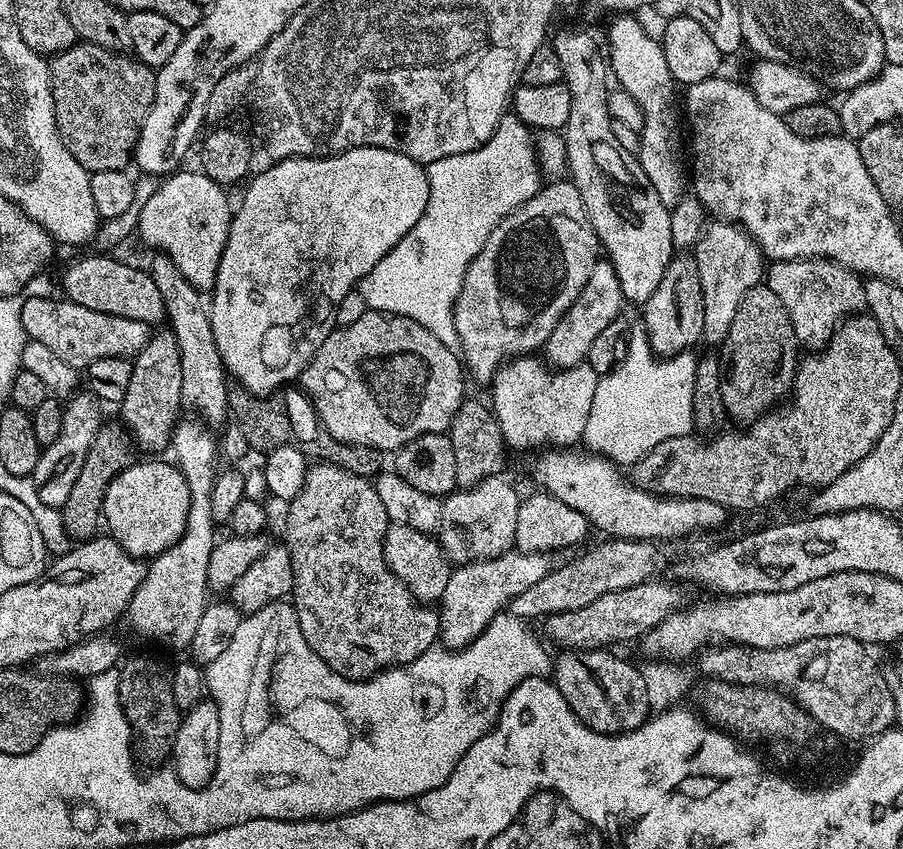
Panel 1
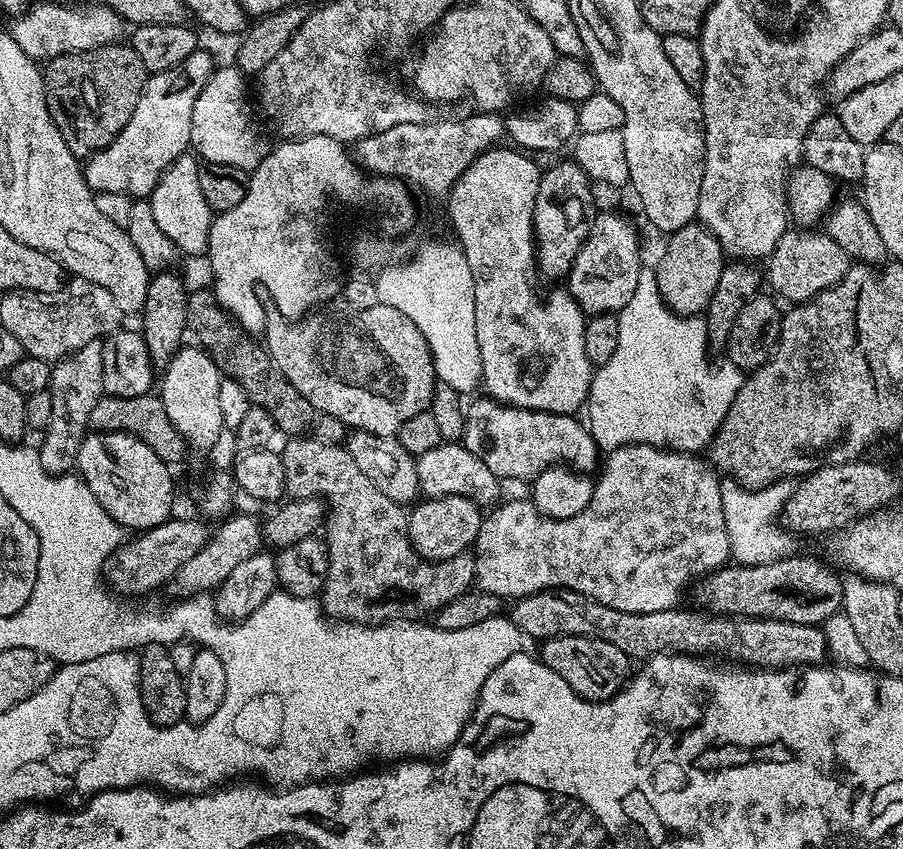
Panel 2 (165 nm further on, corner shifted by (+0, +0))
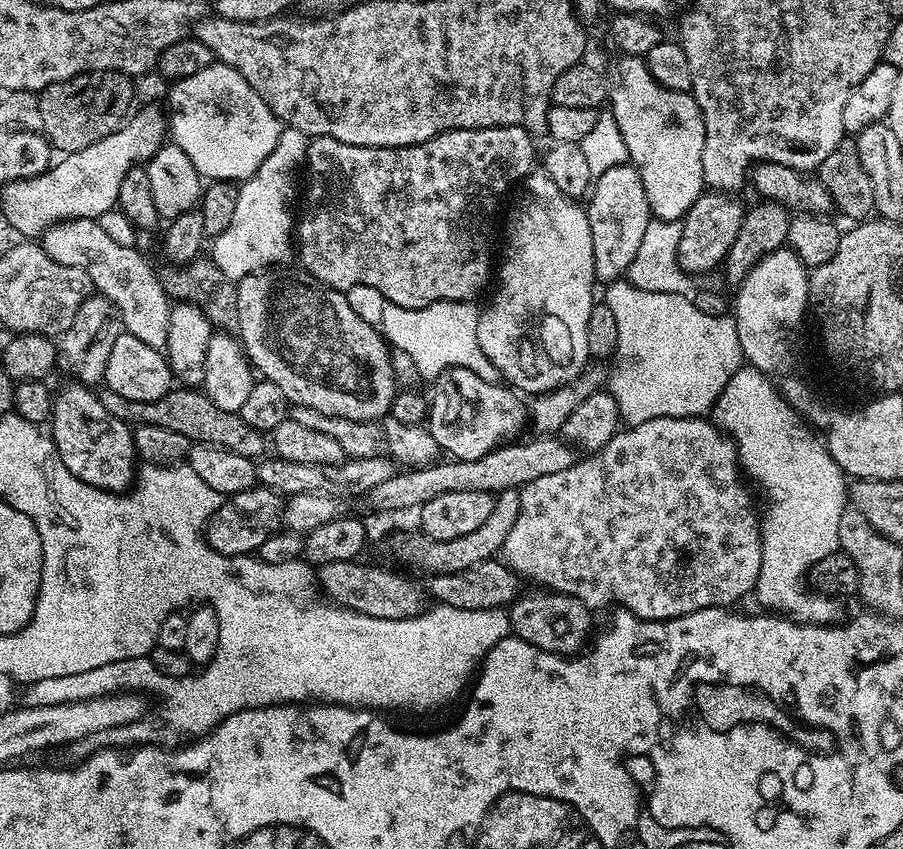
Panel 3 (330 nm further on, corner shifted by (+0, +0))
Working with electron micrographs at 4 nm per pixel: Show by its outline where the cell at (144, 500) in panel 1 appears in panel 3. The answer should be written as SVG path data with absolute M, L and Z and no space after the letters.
M68 382L61 392L55 393L50 421L52 444L66 470L70 470L70 474L83 484L107 492L131 489L138 471L136 443L132 434L133 429L125 421L114 418L114 414L102 406L99 395L89 385Z

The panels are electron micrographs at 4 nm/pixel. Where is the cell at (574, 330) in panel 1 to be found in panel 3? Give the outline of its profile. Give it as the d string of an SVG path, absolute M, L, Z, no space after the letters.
M631 162L611 166L610 170L597 177L586 200L586 211L590 222L590 238L594 238L597 281L621 279L627 273L630 262L634 262L638 246L642 246L642 237L646 235L650 219L646 189L635 166Z

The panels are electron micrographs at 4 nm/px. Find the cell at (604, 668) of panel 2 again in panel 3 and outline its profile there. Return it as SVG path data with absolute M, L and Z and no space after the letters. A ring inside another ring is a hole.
M525 591L517 596L507 609L508 620L512 624L511 635L517 636L519 640L530 642L550 654L559 656L575 656L585 651L586 645L593 635L593 613L590 609L578 598L565 596L563 592L536 591L540 592ZM588 635L590 635L589 640Z

